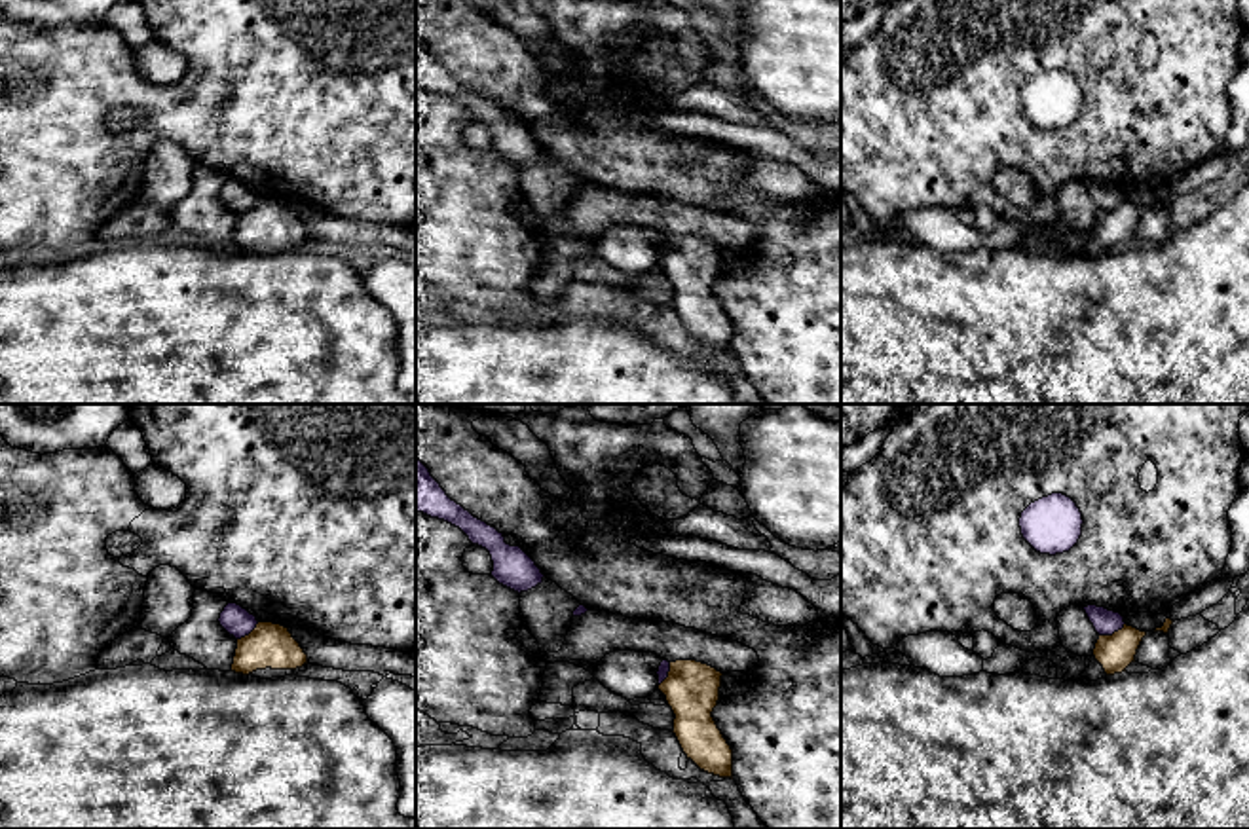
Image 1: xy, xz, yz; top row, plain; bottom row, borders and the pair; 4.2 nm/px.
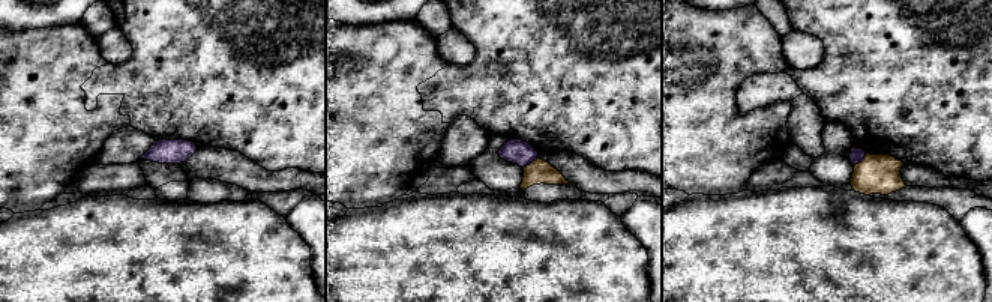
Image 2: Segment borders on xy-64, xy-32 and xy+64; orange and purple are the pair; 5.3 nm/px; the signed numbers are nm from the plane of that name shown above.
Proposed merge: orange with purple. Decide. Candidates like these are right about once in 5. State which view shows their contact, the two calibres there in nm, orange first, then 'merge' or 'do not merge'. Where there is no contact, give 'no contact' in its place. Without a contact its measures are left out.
contact in yz; calibres 160 and 110 nm; do not merge

